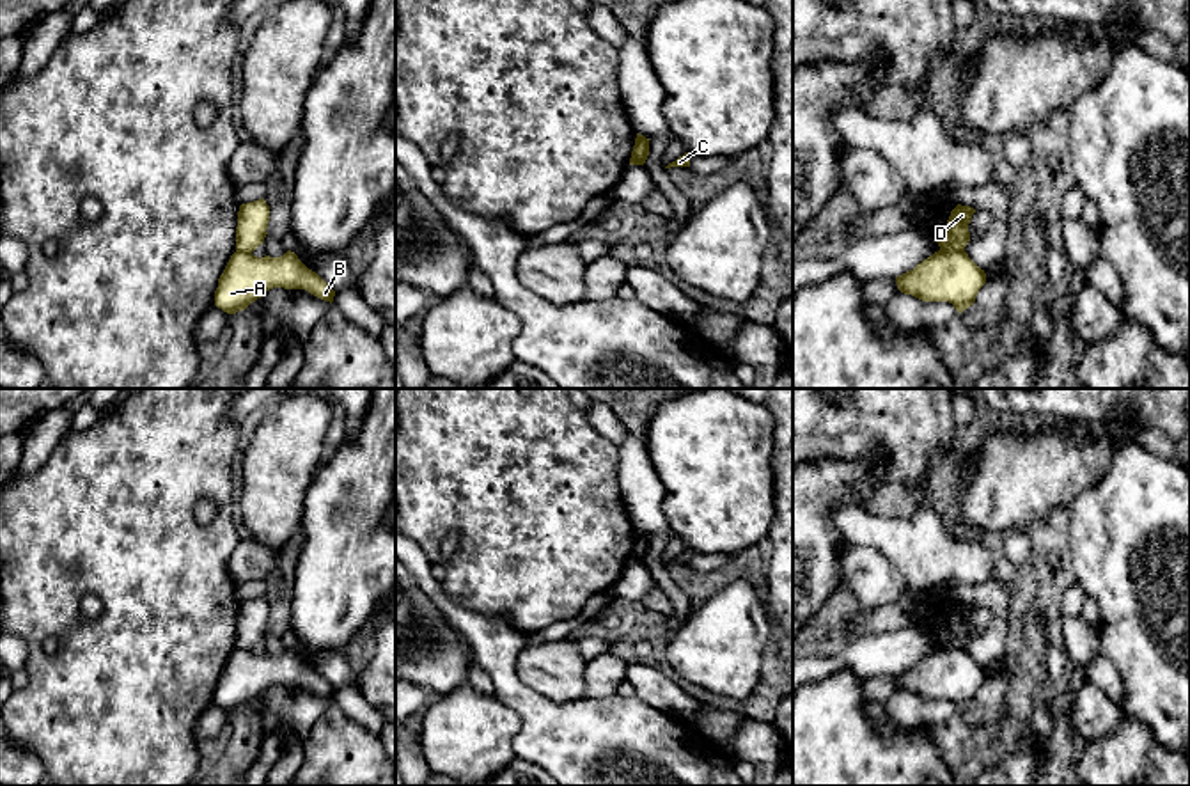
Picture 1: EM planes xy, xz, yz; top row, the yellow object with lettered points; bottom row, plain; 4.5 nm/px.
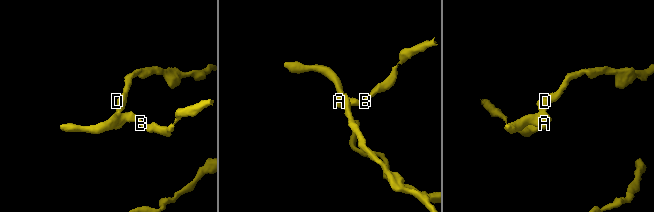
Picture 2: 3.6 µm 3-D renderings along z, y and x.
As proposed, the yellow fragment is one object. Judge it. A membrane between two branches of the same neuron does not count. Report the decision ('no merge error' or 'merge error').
merge error

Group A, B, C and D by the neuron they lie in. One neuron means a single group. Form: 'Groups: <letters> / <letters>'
Groups: A B C / D

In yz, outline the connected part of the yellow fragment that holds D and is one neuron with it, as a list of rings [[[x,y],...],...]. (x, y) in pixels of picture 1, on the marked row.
[[[958,204],[947,220],[947,225],[940,229],[935,236],[940,250],[945,252],[963,252],[970,241],[968,224],[975,213],[970,206]]]

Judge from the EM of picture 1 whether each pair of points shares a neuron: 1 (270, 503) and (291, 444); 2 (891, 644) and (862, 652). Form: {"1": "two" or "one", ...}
{"1": "one", "2": "one"}

